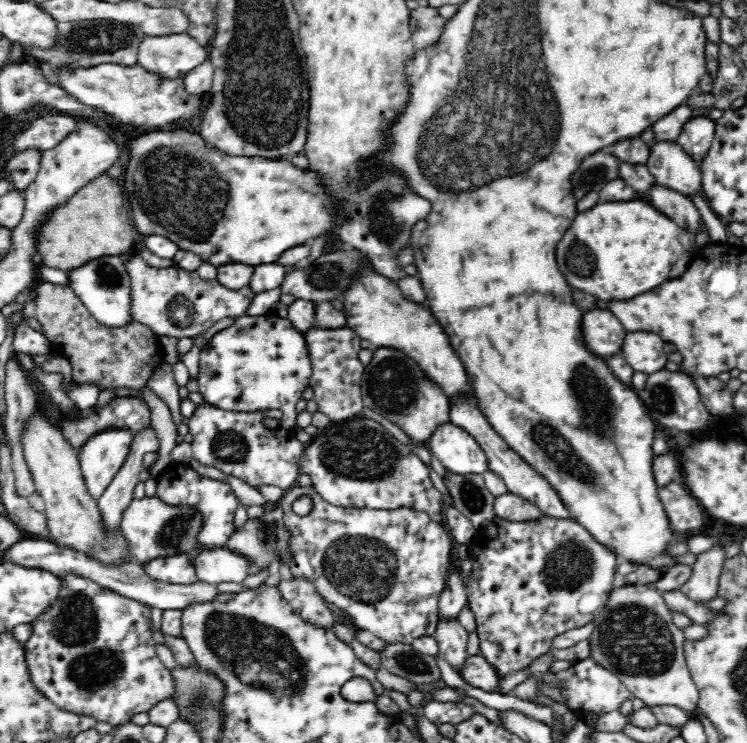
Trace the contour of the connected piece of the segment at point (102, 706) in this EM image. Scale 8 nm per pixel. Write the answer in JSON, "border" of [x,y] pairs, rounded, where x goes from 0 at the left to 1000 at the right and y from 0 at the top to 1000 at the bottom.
{"border":[[[112,775],[79,778],[78,810],[41,840],[43,855],[32,865],[40,914],[62,941],[84,957],[137,969],[151,978],[228,941],[233,914],[209,879],[202,817],[137,791]]]}

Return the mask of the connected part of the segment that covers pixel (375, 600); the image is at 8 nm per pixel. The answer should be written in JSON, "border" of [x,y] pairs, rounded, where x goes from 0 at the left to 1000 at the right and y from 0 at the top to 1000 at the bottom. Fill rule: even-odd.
{"border":[[[395,653],[382,661],[375,677],[379,704],[388,723],[388,770],[396,778],[415,783],[442,816],[455,818],[471,845],[493,848],[522,867],[549,867],[564,856],[582,856],[588,837],[588,805],[597,794],[597,781],[605,762],[605,723],[600,720],[596,704],[586,704],[576,693],[553,684],[501,686],[450,681],[436,676],[418,653]],[[404,668],[414,668],[419,676],[418,686],[408,694],[400,694],[391,685],[394,673]]]}

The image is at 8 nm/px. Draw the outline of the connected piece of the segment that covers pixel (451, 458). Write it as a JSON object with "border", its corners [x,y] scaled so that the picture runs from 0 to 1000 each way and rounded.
{"border":[[[605,568],[588,571],[569,600],[598,635],[622,639],[655,633],[653,615],[635,585]]]}

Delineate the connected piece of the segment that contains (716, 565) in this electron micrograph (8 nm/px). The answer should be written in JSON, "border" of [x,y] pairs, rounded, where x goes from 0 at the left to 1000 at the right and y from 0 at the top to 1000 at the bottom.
{"border":[[[963,731],[933,750],[926,775],[910,795],[920,806],[938,813],[963,802],[963,778],[973,754],[972,735]]]}

